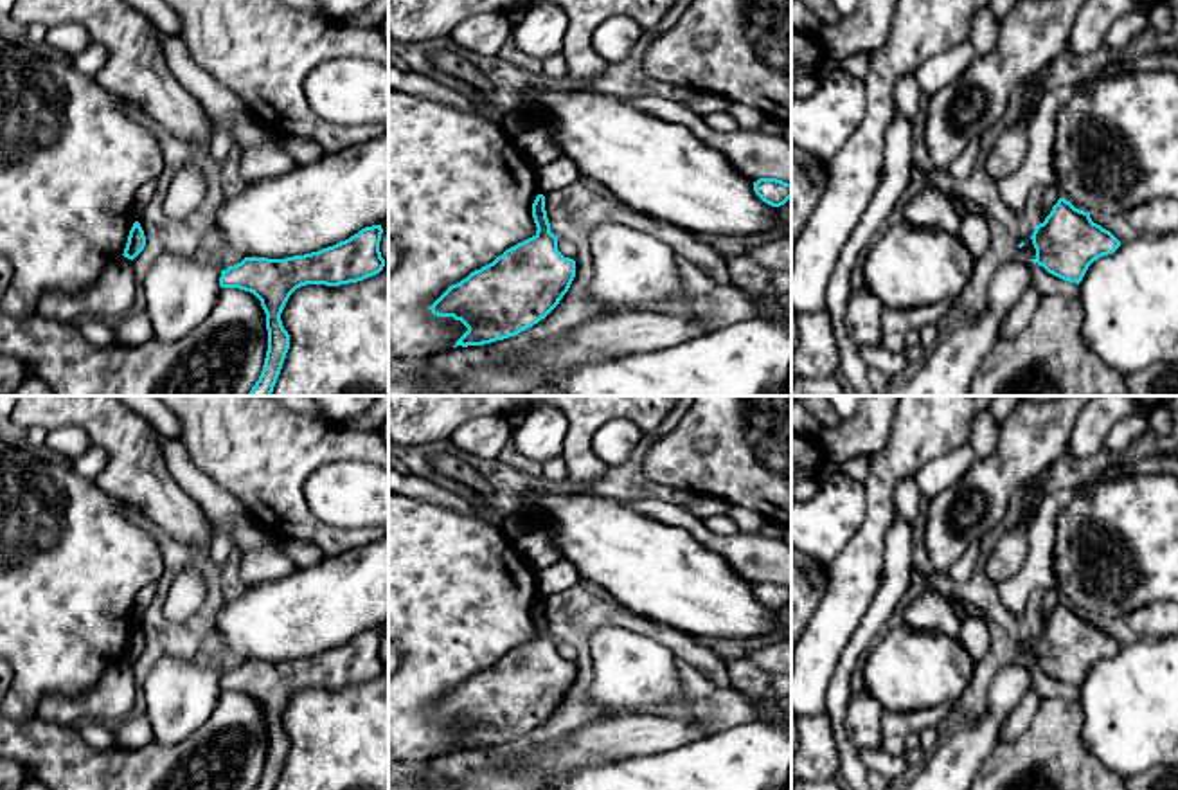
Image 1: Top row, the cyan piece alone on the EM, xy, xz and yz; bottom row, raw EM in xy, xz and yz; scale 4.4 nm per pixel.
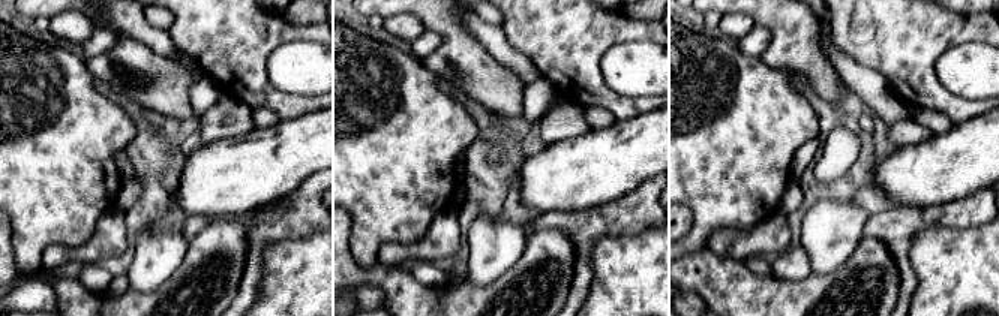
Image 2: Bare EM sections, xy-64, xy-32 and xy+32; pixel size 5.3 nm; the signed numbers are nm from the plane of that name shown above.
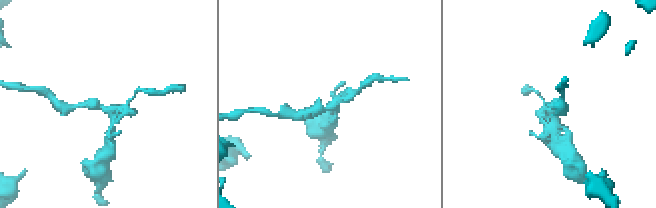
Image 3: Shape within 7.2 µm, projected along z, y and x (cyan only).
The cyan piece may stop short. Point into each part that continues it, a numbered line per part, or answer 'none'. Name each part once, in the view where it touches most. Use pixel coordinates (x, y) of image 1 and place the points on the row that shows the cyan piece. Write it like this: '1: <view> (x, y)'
none

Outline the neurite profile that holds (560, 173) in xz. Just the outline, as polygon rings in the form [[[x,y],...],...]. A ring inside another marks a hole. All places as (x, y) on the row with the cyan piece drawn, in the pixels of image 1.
[[[559,157],[558,160],[536,167],[540,194],[559,191],[579,180],[576,164],[570,158]]]

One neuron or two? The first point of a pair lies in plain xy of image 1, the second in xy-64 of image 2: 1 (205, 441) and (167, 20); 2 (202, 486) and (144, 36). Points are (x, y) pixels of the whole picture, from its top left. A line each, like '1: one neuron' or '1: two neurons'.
1: two neurons
2: one neuron

